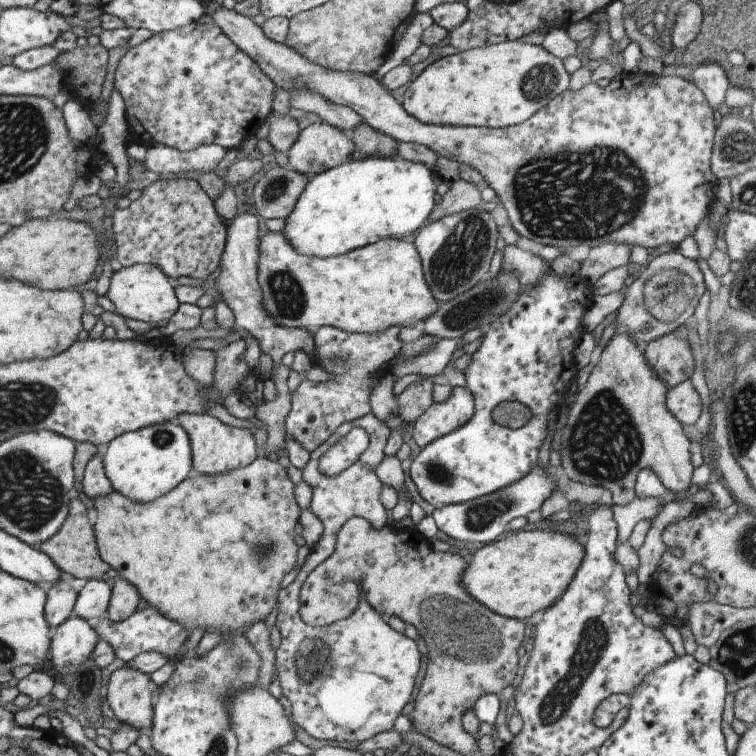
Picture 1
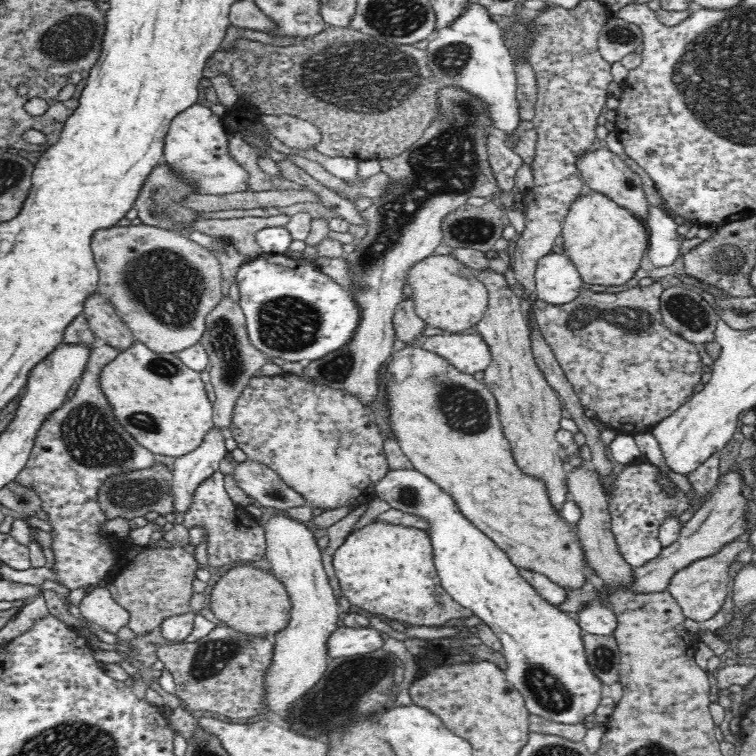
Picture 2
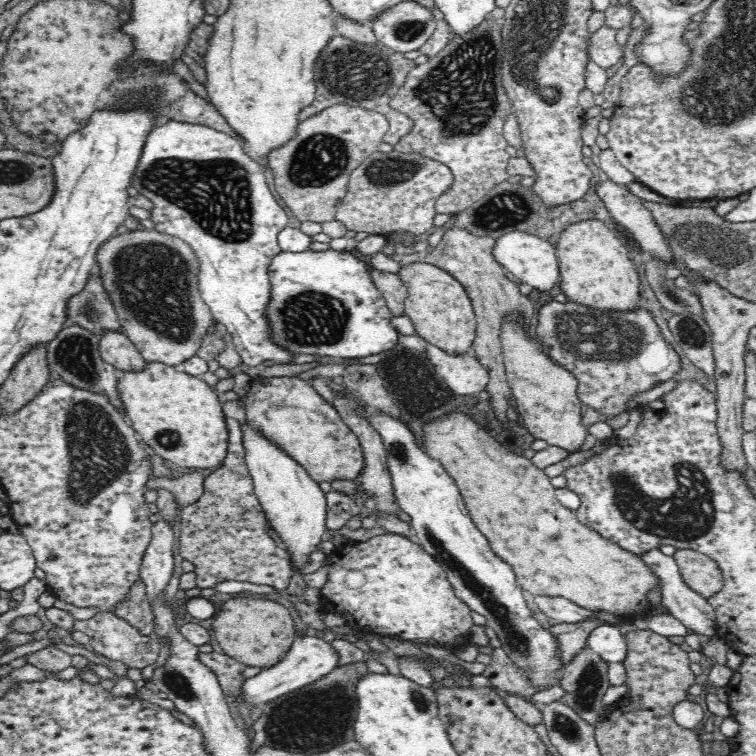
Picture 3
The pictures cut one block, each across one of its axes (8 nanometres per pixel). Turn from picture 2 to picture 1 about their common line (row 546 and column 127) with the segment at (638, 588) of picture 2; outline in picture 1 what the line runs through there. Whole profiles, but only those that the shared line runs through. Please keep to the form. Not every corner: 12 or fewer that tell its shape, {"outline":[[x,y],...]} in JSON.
{"outline":[[123,665],[110,675],[108,702],[139,732],[153,724],[159,686]]}

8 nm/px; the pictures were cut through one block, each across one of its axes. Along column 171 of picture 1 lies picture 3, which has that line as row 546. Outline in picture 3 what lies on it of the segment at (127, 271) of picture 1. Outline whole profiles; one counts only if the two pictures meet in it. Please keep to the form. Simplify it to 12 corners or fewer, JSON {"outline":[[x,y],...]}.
{"outline":[[247,421],[244,460],[295,570],[326,537],[318,482]]}

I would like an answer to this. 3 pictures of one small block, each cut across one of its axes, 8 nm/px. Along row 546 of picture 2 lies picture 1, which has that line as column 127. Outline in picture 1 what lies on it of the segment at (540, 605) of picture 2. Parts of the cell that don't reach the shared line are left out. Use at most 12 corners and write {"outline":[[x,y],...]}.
{"outline":[[174,421],[113,438],[103,471],[135,503],[174,490],[193,469]]}

